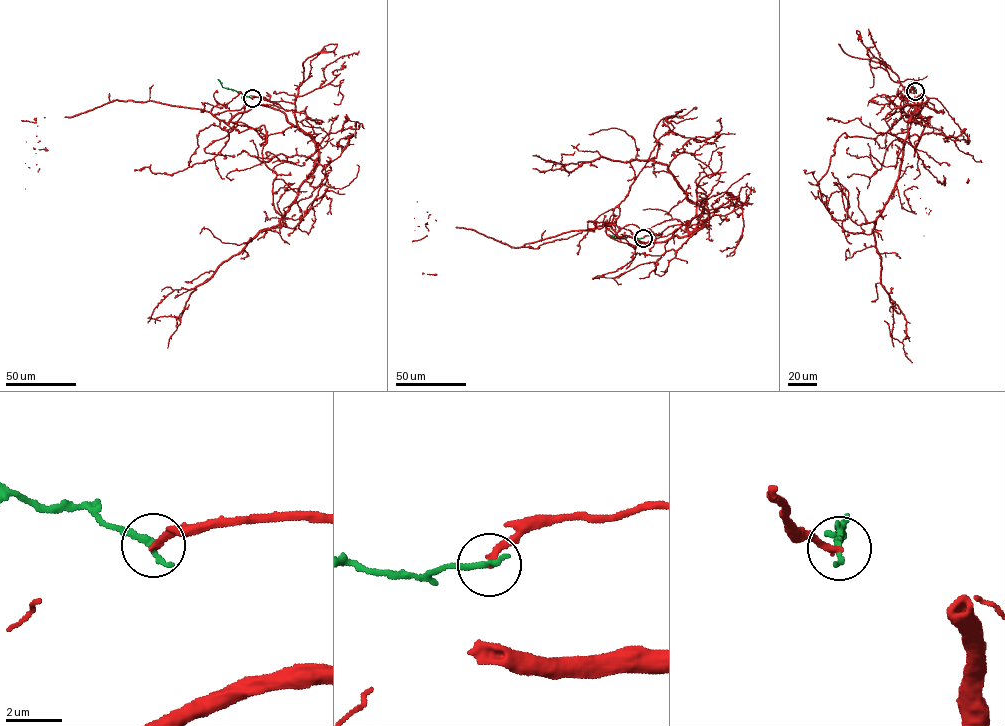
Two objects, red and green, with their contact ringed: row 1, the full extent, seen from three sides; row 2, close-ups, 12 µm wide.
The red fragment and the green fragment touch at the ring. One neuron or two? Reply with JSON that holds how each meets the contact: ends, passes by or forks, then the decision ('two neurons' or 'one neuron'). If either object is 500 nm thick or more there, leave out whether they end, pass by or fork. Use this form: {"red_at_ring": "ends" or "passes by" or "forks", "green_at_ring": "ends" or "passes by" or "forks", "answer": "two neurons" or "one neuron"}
{"red_at_ring": "ends", "green_at_ring": "ends", "answer": "two neurons"}

